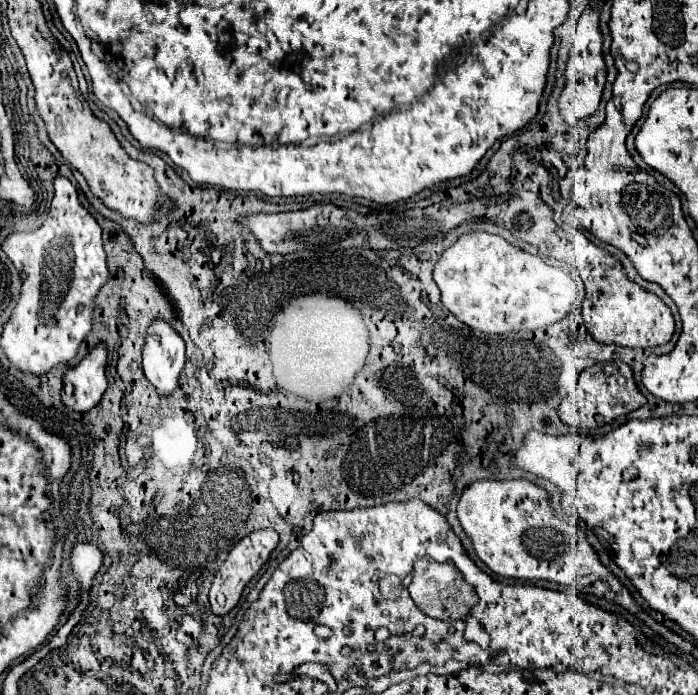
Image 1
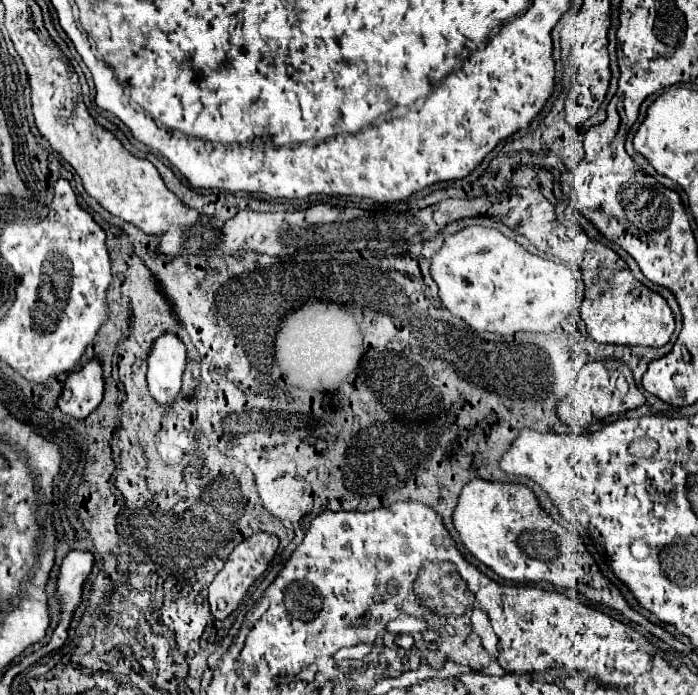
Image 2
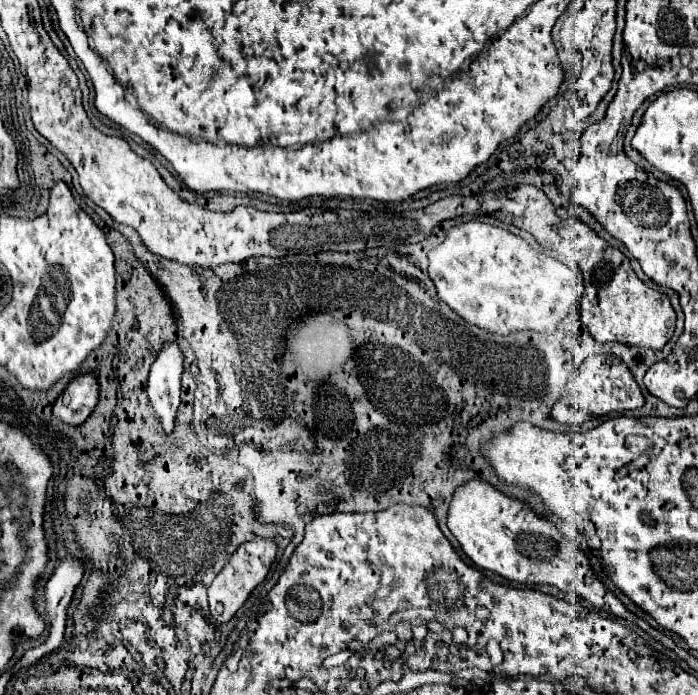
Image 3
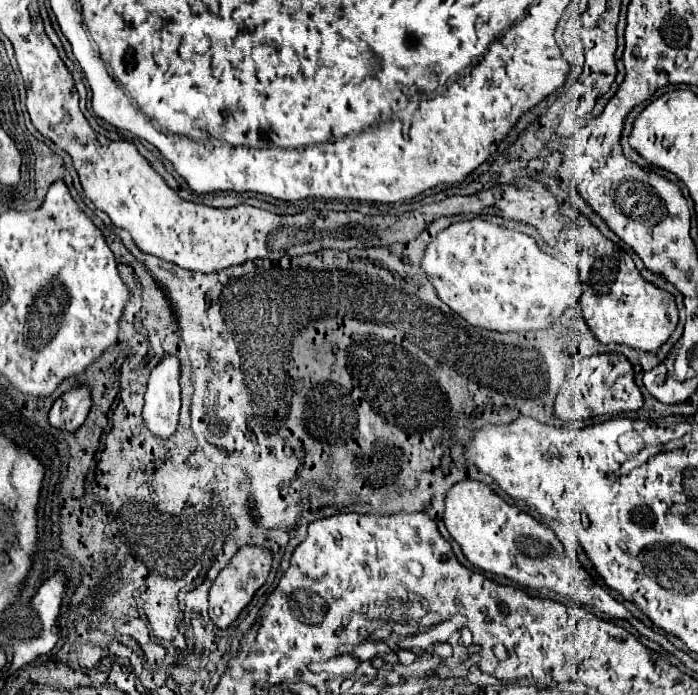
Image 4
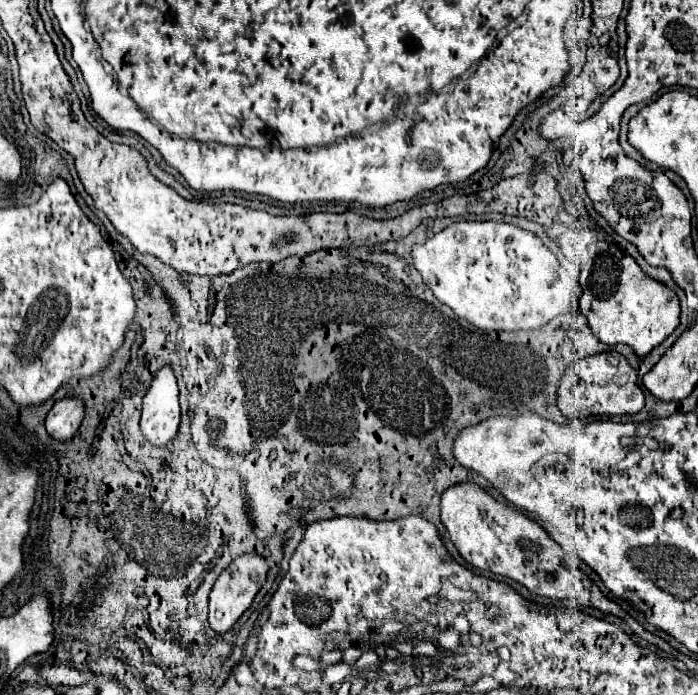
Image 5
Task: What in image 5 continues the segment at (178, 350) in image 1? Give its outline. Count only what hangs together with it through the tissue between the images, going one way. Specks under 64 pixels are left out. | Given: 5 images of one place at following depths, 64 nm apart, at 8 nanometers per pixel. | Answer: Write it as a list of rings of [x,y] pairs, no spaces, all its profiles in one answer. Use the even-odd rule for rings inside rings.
[[[170,366],[162,368],[146,396],[142,406],[140,430],[152,446],[166,446],[174,440],[180,424],[180,404],[178,404],[178,384]]]

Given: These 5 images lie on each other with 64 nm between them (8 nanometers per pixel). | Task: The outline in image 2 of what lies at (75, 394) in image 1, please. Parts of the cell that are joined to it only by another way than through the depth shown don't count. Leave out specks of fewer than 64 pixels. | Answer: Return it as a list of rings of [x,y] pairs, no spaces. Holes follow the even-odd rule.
[[[90,360],[82,370],[72,372],[64,382],[58,398],[58,408],[64,416],[82,420],[102,402],[104,378],[102,368],[96,360]]]

